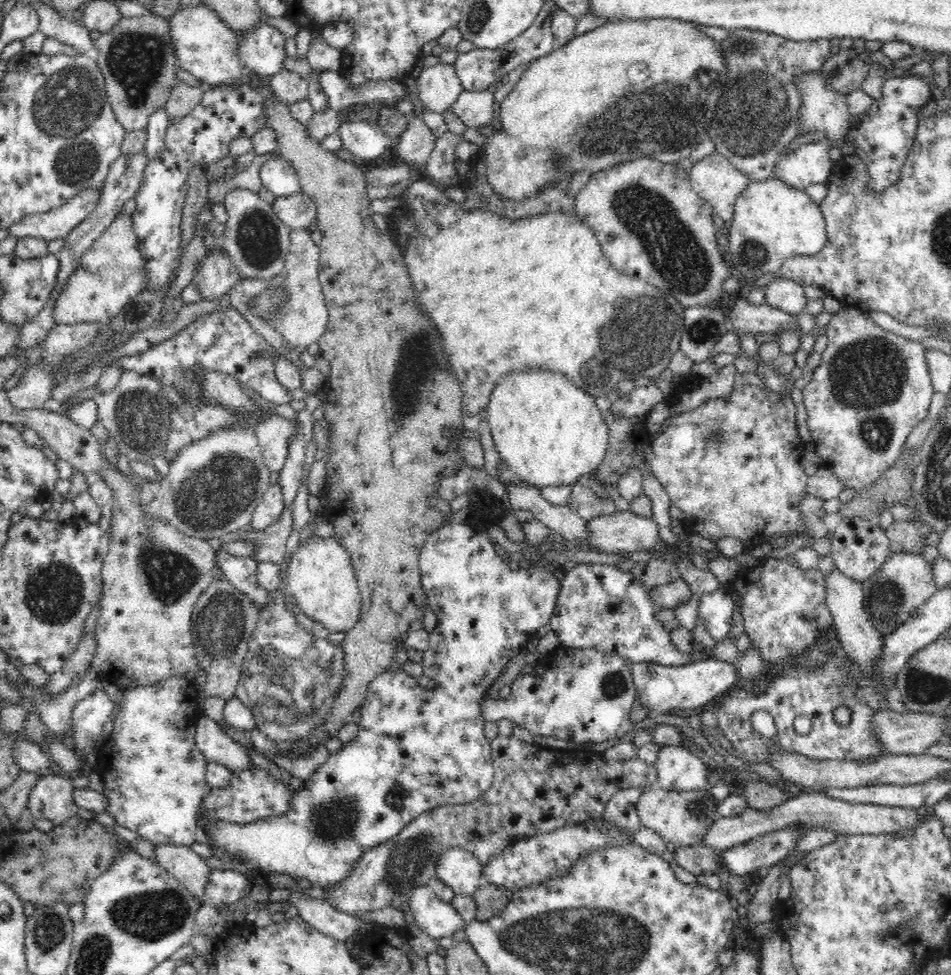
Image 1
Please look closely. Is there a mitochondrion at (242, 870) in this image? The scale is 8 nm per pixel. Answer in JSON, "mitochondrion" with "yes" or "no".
{"mitochondrion":"no"}

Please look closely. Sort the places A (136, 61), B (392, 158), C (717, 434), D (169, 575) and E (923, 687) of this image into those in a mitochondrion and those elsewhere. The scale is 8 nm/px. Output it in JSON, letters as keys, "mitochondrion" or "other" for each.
{"A":"mitochondrion","B":"other","C":"mitochondrion","D":"mitochondrion","E":"mitochondrion"}

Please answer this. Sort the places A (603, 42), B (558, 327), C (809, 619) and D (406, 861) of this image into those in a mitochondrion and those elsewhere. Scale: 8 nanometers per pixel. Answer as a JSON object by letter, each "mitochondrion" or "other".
{"A":"other","B":"other","C":"mitochondrion","D":"mitochondrion"}

